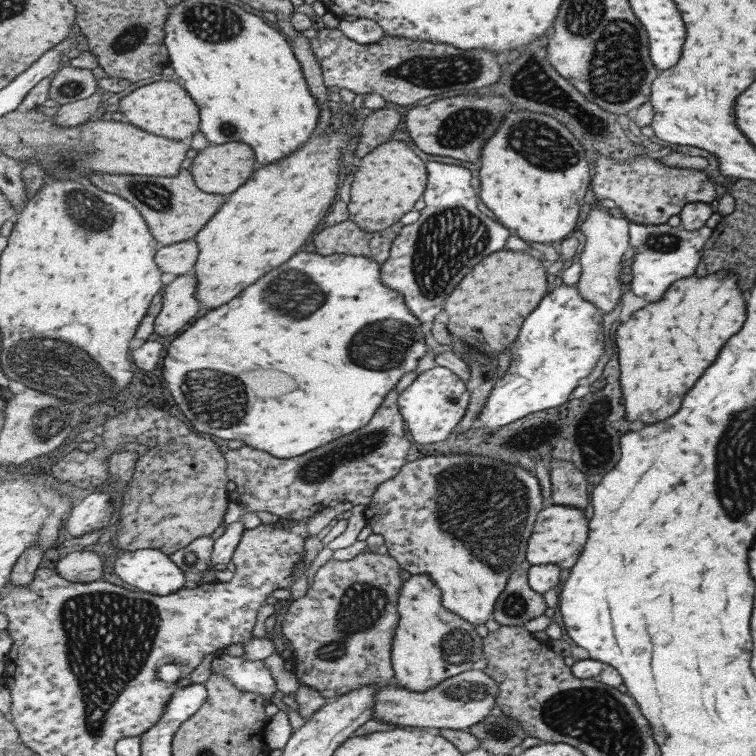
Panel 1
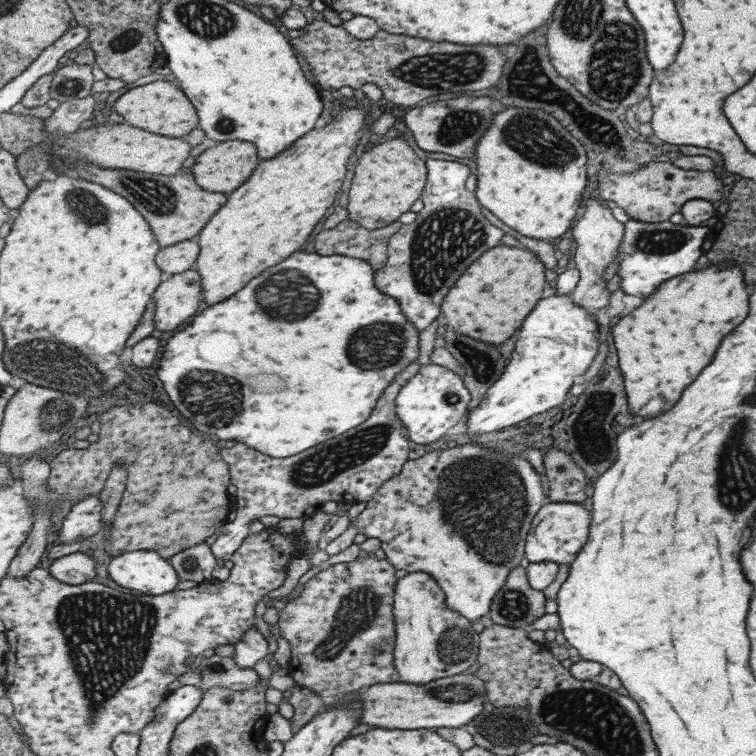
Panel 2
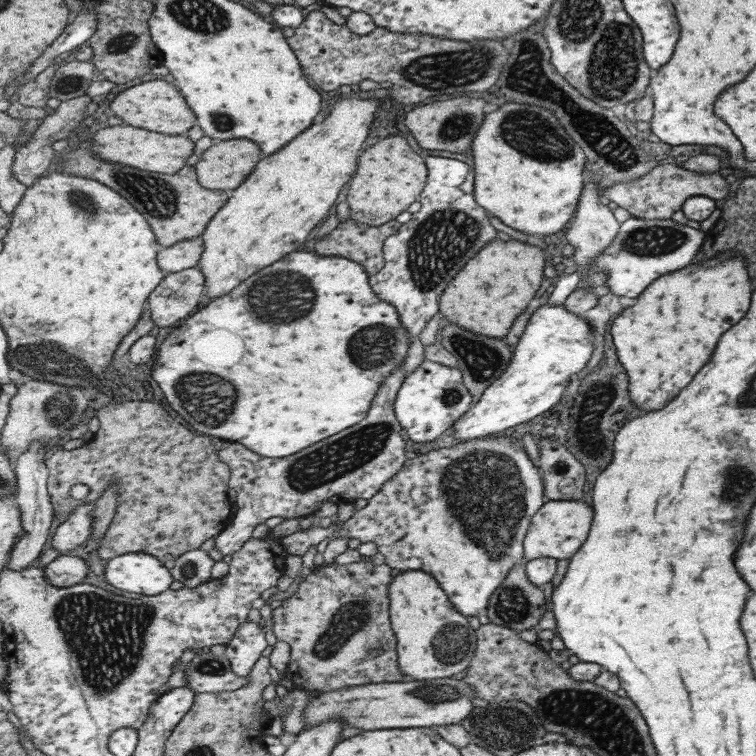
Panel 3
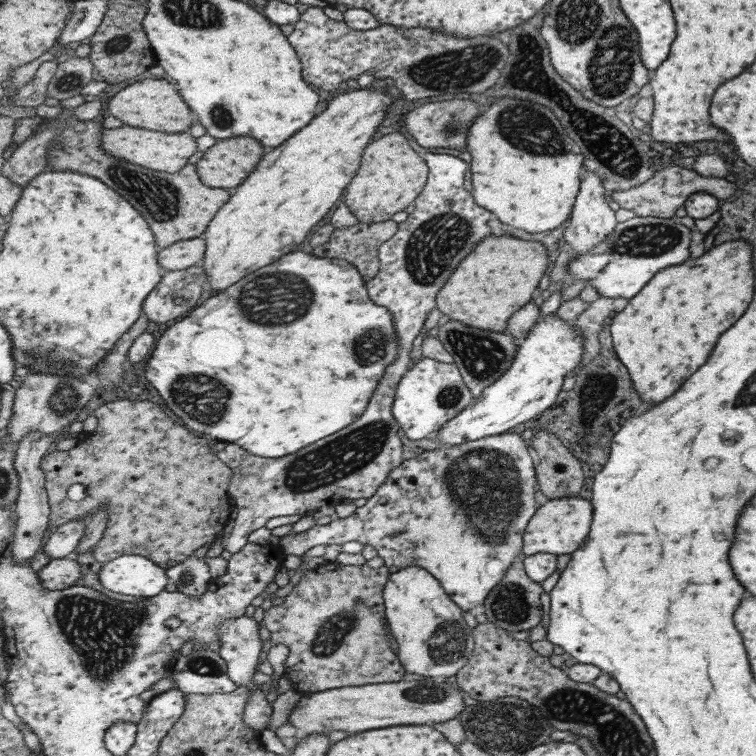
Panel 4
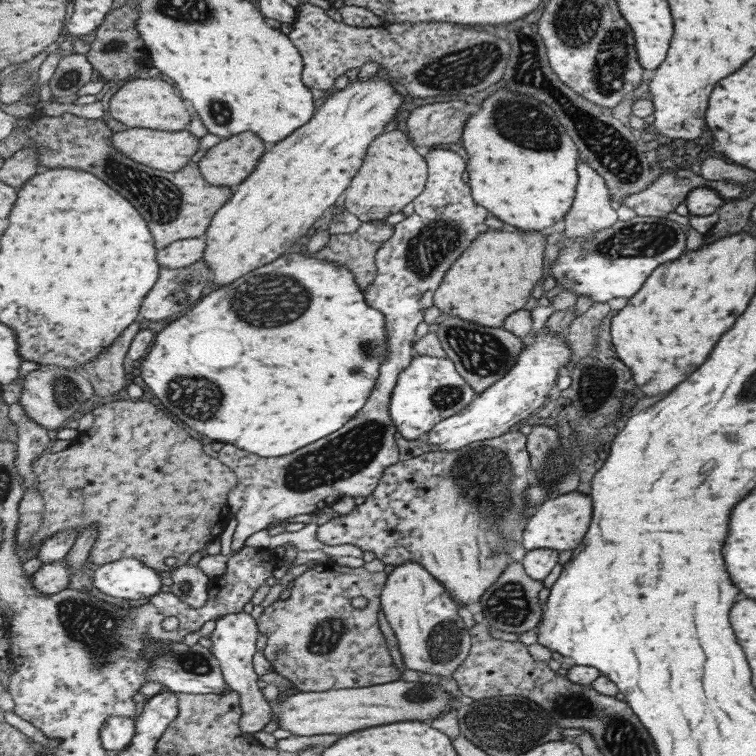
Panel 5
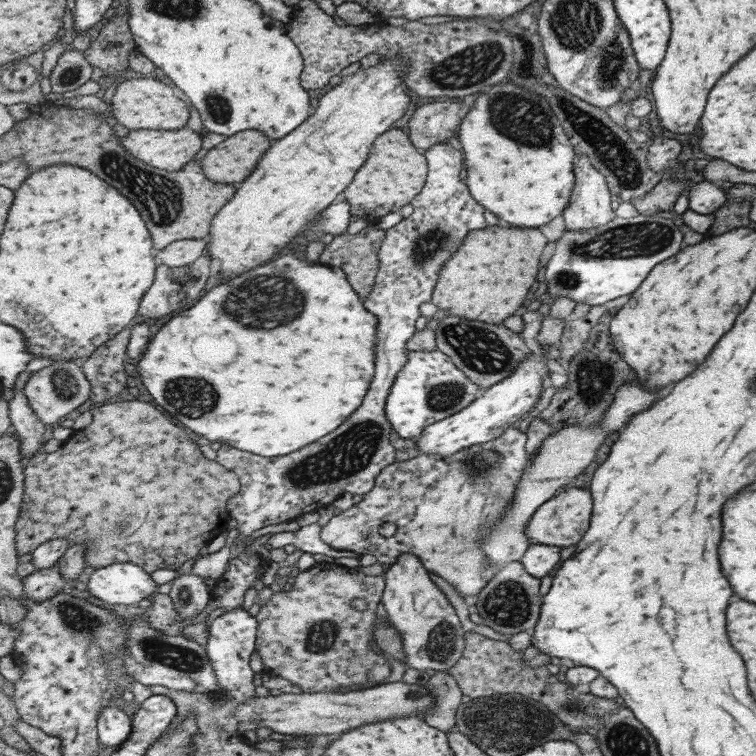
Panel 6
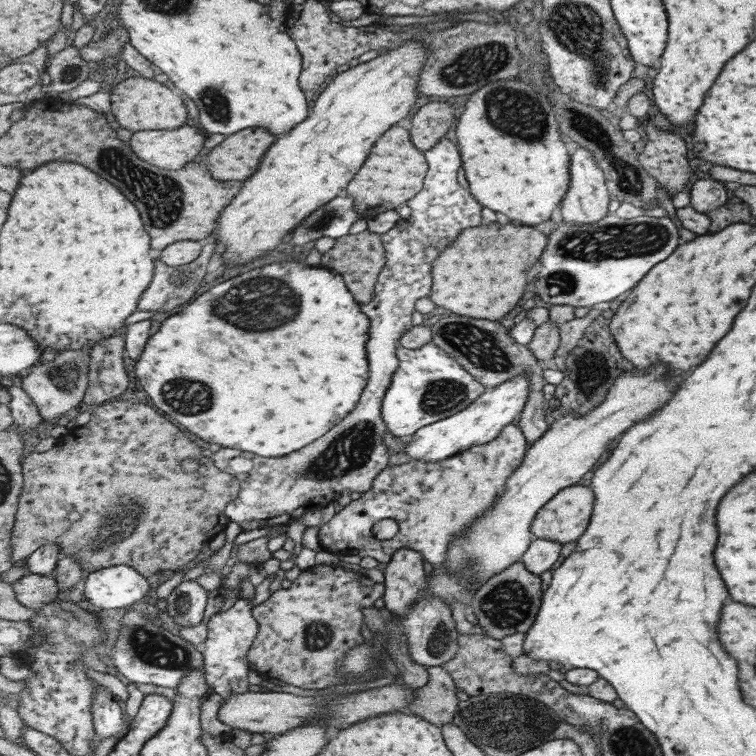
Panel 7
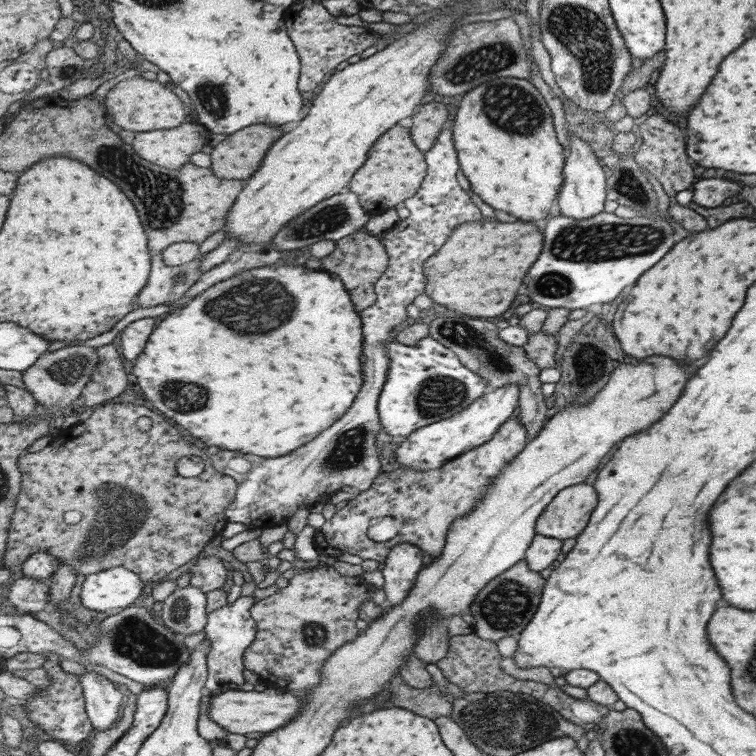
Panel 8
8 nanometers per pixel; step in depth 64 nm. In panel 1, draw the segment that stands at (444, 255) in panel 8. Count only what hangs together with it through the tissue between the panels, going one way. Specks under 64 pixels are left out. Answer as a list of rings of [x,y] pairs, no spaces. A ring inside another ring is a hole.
[[[501,250],[485,258],[473,274],[457,286],[457,292],[445,302],[449,314],[451,336],[457,334],[469,346],[475,346],[490,357],[499,356],[511,348],[523,328],[525,318],[540,306],[547,295],[549,280],[545,264],[527,252]]]

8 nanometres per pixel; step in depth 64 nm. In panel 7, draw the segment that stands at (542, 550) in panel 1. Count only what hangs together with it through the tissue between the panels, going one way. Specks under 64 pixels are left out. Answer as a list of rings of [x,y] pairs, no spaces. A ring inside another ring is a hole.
[[[573,485],[565,488],[557,500],[549,499],[533,523],[535,538],[561,544],[576,541],[587,526],[593,496],[589,486]]]

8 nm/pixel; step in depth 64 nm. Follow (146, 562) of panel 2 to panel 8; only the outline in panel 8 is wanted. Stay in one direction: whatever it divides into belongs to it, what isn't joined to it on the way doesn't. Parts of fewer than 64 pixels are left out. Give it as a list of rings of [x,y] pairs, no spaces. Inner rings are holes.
[[[125,565],[86,575],[81,602],[97,612],[114,613],[131,606],[143,594],[144,579]]]

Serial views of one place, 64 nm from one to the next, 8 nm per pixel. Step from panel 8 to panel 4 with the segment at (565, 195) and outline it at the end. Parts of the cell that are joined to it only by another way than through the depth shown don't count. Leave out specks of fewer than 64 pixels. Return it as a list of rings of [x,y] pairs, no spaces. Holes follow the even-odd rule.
[[[585,171],[584,178],[580,184],[578,195],[576,196],[575,207],[569,216],[569,222],[563,230],[563,240],[578,255],[587,254],[597,243],[605,240],[615,228],[615,216],[613,210],[607,206],[605,196],[603,196],[603,181],[596,173]]]

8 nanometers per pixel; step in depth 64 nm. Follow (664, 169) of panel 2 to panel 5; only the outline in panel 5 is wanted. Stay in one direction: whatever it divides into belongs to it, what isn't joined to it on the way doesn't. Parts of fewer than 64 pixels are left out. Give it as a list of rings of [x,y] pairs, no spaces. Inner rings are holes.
[[[683,166],[676,167],[672,170],[661,171],[660,175],[647,188],[641,189],[639,192],[623,197],[620,204],[625,205],[635,212],[635,215],[642,217],[665,217],[665,215],[675,211],[678,204],[683,202],[687,197],[687,193],[695,187],[709,187],[713,189],[717,196],[722,199],[736,199],[739,193],[743,190],[739,184],[721,180],[705,180],[699,175],[691,173]]]

